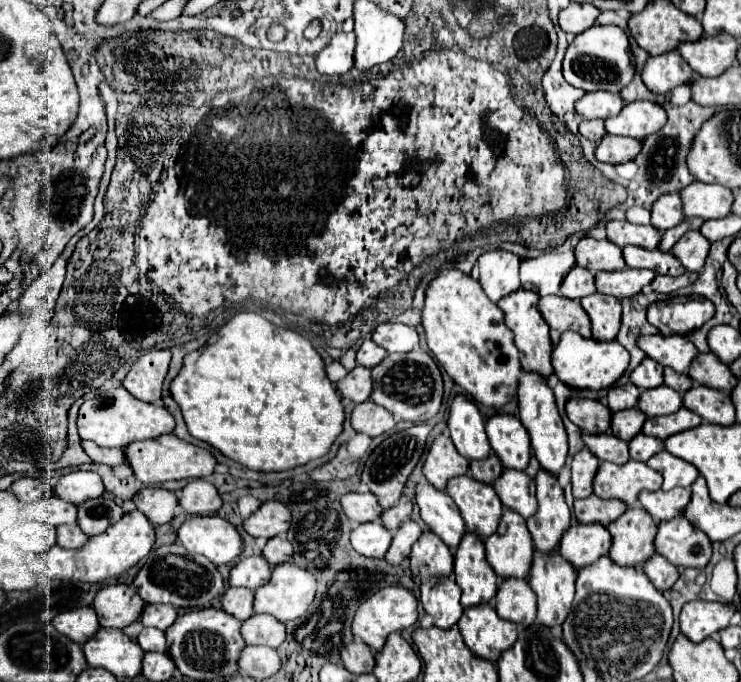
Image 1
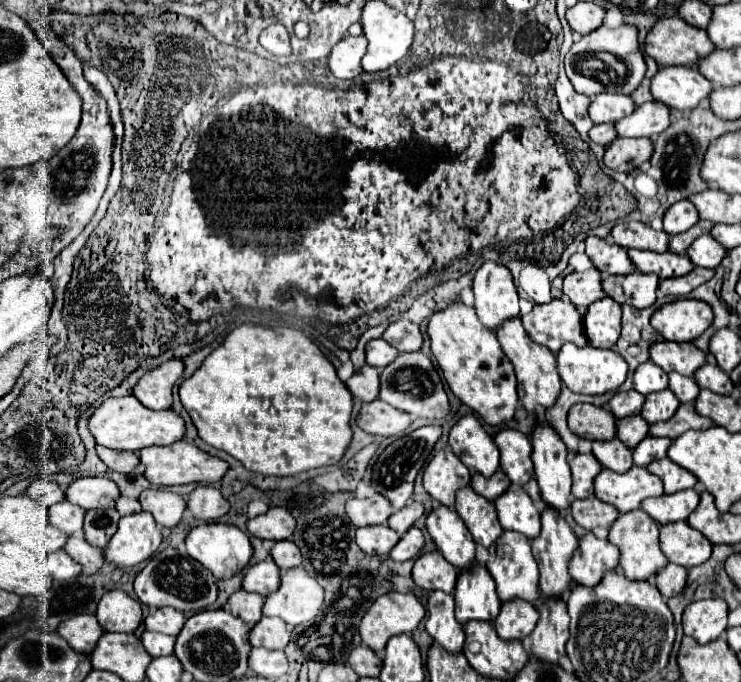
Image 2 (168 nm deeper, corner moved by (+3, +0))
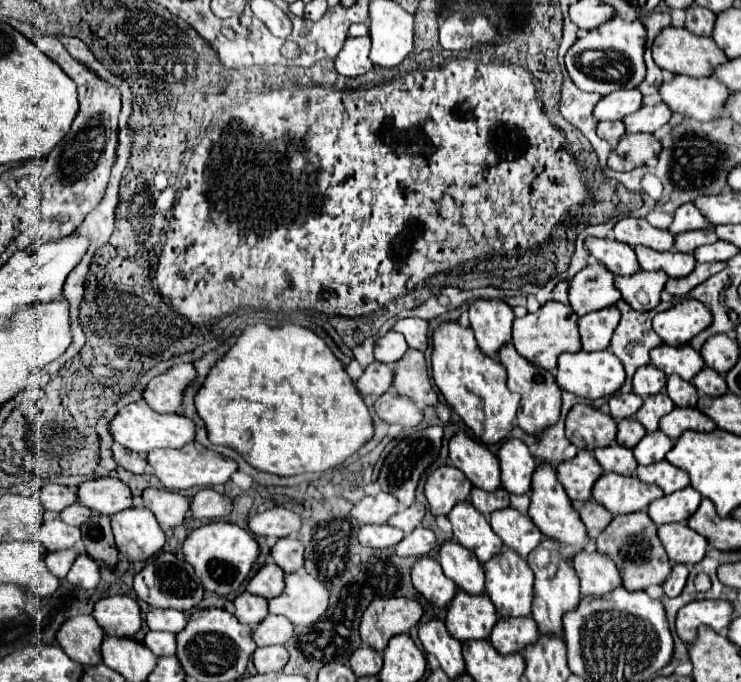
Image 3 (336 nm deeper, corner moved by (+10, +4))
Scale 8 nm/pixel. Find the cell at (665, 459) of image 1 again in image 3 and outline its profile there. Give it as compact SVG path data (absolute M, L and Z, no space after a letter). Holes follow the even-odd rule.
M666 459L652 465L638 465L636 477L644 483L658 485L666 495L690 485L690 477L686 475L686 471L670 465Z

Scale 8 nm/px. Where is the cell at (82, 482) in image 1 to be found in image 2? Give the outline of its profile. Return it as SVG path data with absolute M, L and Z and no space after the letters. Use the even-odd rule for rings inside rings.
M79 477L67 489L67 499L81 509L115 507L119 487L109 477Z

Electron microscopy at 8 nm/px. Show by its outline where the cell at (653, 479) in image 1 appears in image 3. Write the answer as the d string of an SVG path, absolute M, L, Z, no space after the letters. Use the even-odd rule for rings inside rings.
M602 473L602 479L594 483L592 497L602 503L614 515L644 511L650 501L662 497L662 489L658 485L642 483L638 477Z

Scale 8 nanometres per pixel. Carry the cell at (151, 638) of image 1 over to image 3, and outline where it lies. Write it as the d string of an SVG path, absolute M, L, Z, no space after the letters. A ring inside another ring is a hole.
M148 631L144 645L156 655L156 657L166 657L176 653L176 637L170 633L162 631Z

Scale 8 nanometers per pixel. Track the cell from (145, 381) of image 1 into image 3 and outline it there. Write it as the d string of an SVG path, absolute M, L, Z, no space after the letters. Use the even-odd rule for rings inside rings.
M176 363L168 371L148 381L142 399L158 413L176 413L182 403L182 389L194 379L192 363Z

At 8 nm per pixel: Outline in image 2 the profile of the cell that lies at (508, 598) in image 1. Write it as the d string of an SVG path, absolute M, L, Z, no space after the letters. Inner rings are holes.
M505 603L501 605L501 615L495 621L495 631L503 641L521 641L525 639L537 625L539 611L531 603Z

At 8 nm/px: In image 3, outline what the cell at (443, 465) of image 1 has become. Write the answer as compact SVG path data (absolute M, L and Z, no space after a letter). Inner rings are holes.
M442 465L434 471L428 471L424 483L424 495L432 515L448 515L456 501L468 499L470 489L470 479L466 479L466 475L452 465Z

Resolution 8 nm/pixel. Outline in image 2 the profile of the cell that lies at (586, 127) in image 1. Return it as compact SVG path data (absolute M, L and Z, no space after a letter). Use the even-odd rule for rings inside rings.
M595 125L591 131L589 131L589 137L599 143L599 145L609 145L611 141L617 139L617 129L615 125Z

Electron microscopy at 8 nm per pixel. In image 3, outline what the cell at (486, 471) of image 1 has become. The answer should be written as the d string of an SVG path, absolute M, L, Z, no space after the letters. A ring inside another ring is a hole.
M472 487L472 491L470 491L470 503L478 511L482 511L484 515L490 515L492 511L510 505L508 491L504 487L500 487L498 491L482 491L478 487Z

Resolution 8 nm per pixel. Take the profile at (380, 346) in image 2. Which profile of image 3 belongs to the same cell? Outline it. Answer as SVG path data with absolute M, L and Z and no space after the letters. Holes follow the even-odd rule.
M388 331L386 335L382 335L382 337L376 339L374 359L380 361L380 363L388 363L390 365L390 363L398 361L406 353L406 349L408 349L406 339L400 333Z

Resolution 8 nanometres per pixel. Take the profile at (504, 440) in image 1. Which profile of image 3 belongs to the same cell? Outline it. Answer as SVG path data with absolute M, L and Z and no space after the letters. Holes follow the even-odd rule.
M506 439L498 451L502 487L508 493L526 493L530 489L536 461L520 439Z

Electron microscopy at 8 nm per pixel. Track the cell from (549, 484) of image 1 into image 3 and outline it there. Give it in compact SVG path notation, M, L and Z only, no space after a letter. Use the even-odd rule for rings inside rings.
M542 539L542 543L530 553L528 567L534 571L534 611L532 617L542 633L562 635L562 615L576 609L580 601L580 581L568 559L558 559L558 543L554 539Z

